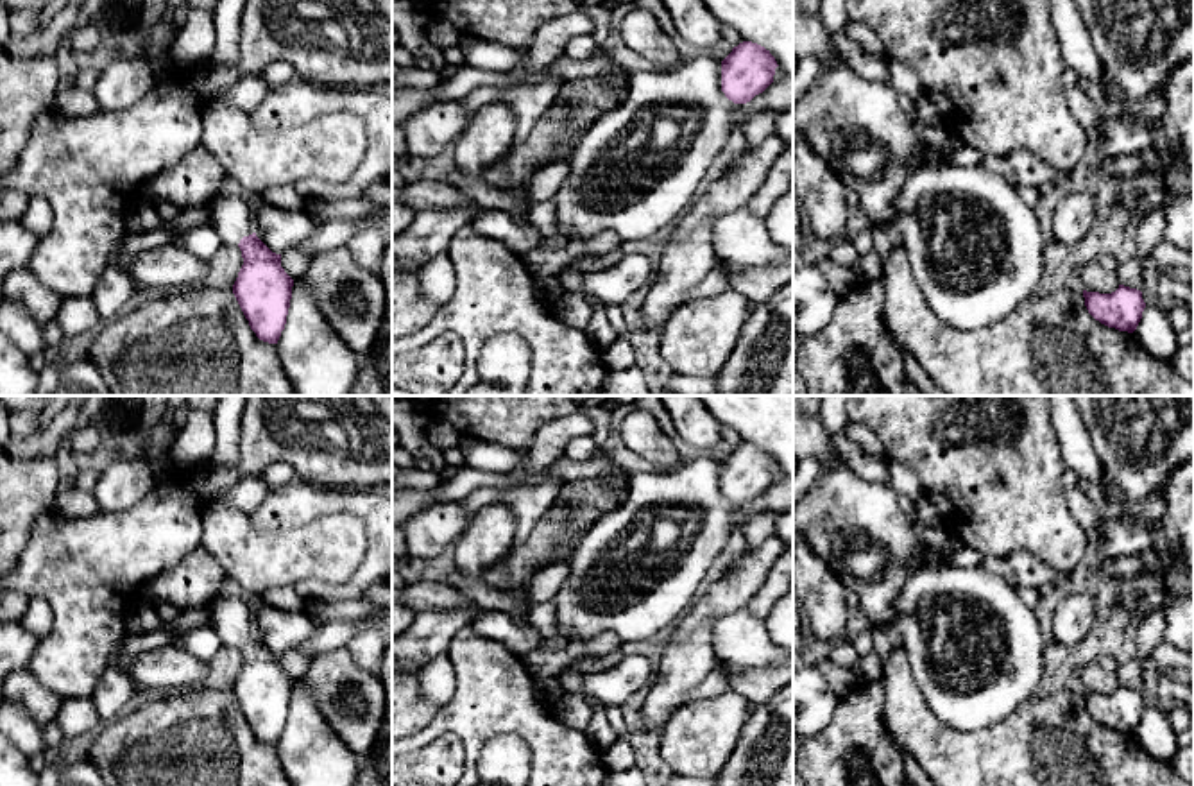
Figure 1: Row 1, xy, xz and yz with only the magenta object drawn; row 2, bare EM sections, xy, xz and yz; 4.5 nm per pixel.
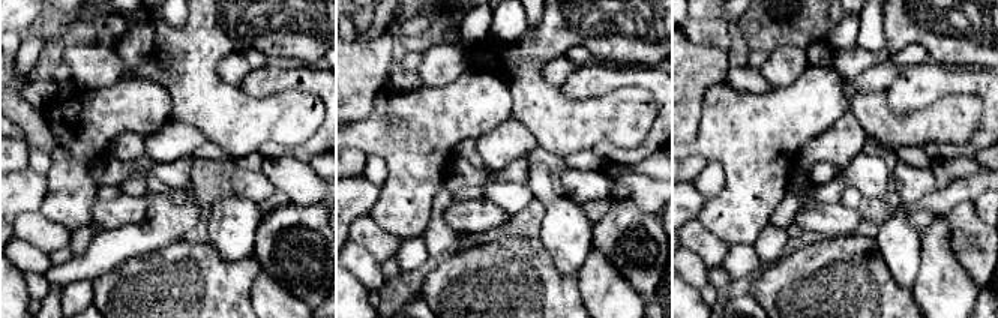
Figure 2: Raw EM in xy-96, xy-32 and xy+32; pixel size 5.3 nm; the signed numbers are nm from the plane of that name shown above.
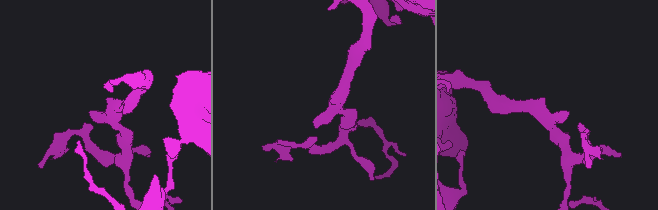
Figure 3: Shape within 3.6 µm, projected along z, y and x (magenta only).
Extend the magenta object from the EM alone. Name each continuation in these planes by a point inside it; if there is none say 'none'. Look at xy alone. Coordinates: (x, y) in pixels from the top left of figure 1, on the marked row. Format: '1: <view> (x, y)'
1: xy (230, 217)

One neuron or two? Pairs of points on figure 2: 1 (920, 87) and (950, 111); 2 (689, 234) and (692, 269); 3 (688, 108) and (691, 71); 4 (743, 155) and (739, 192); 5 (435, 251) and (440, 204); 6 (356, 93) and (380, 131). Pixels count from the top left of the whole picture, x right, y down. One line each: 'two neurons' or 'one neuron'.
1: two neurons
2: two neurons
3: one neuron
4: one neuron
5: one neuron
6: two neurons

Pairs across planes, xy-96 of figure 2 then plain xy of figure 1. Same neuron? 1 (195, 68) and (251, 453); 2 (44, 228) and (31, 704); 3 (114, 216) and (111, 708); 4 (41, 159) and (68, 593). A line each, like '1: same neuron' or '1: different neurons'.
1: same neuron
2: same neuron
3: different neurons
4: different neurons

